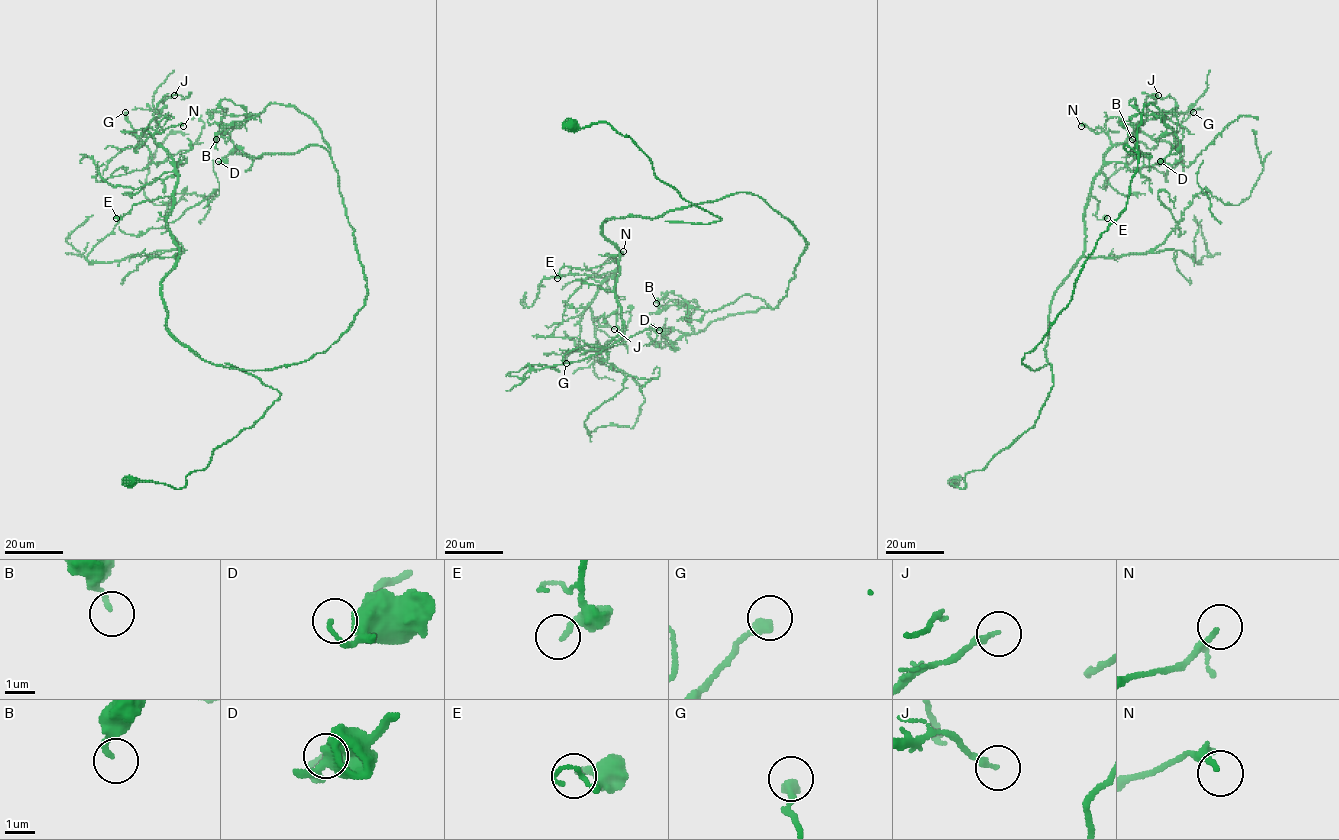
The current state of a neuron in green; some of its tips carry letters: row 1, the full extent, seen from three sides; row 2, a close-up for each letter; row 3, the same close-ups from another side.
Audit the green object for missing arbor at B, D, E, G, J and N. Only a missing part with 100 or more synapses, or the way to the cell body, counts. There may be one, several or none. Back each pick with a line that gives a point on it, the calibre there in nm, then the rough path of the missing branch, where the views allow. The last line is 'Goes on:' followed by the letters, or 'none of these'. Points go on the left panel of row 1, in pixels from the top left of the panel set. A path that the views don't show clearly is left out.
Goes on: none of these

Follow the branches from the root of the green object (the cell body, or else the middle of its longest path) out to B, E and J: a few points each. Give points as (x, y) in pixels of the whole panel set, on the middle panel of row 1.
B: (571, 125), (721, 219), (666, 221), (750, 192), (808, 242), (776, 308), (695, 334), (656, 303)
E: (571, 125), (608, 123), (660, 180), (721, 219), (608, 218), (602, 233), (620, 253), (557, 278)
J: (571, 125), (608, 123), (660, 180), (721, 219), (608, 218), (618, 268), (589, 307), (614, 329)

